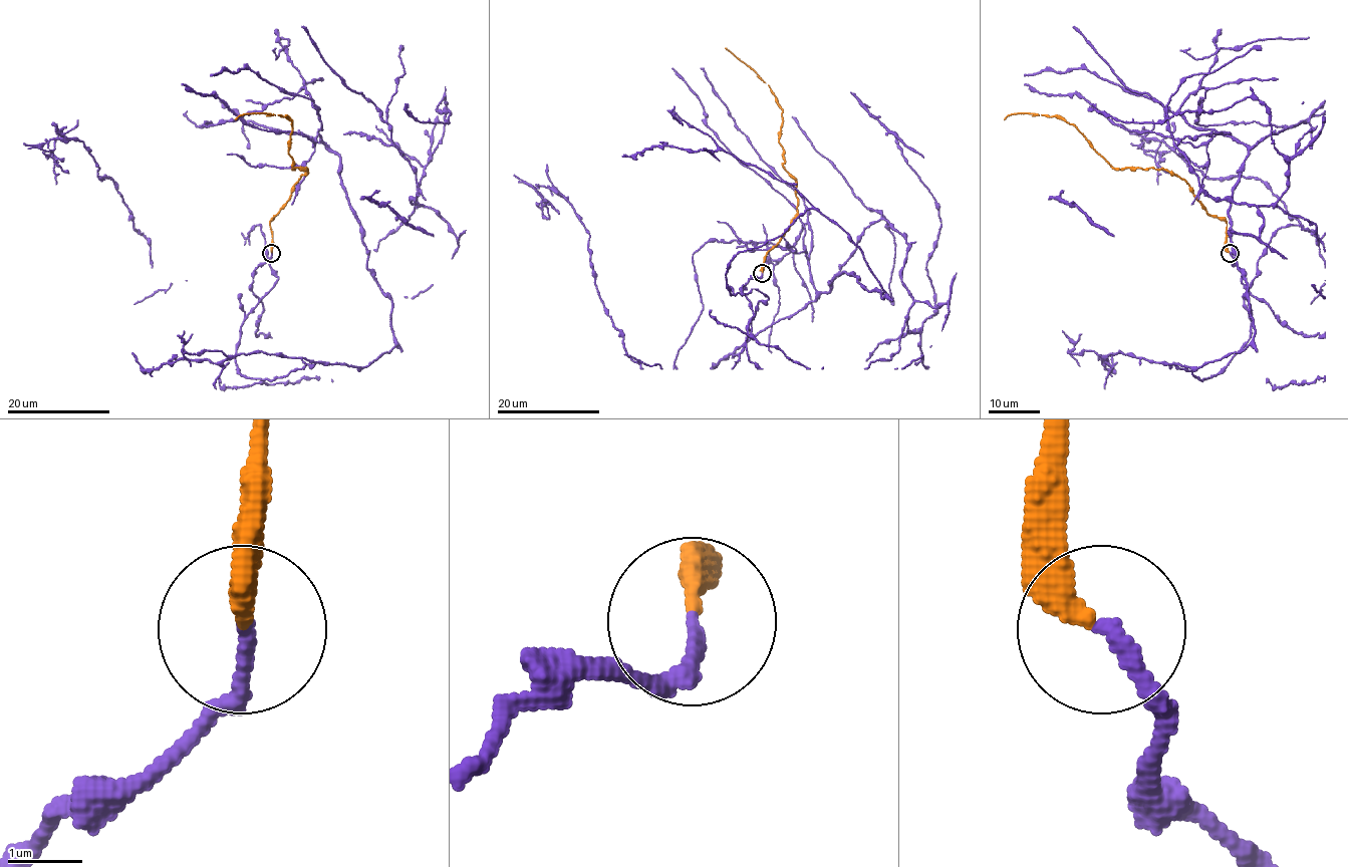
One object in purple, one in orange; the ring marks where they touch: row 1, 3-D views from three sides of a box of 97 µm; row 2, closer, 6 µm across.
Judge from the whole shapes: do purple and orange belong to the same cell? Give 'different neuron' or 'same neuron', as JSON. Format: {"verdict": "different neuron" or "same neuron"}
{"verdict": "different neuron"}

